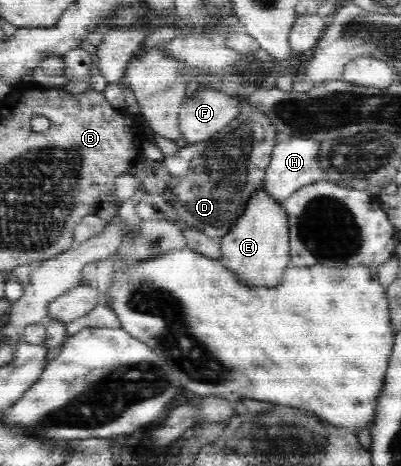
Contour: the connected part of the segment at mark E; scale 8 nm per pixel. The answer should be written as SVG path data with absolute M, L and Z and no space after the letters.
M259 185L246 201L241 216L233 227L222 236L221 262L241 278L245 284L255 286L275 286L281 283L282 272L290 263L290 239L288 236L288 214L277 199Z

